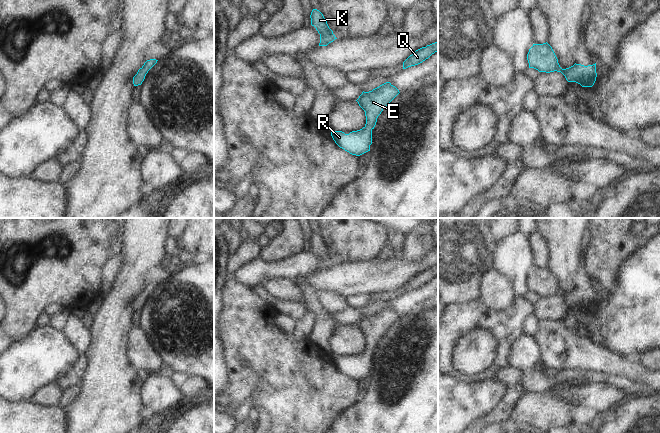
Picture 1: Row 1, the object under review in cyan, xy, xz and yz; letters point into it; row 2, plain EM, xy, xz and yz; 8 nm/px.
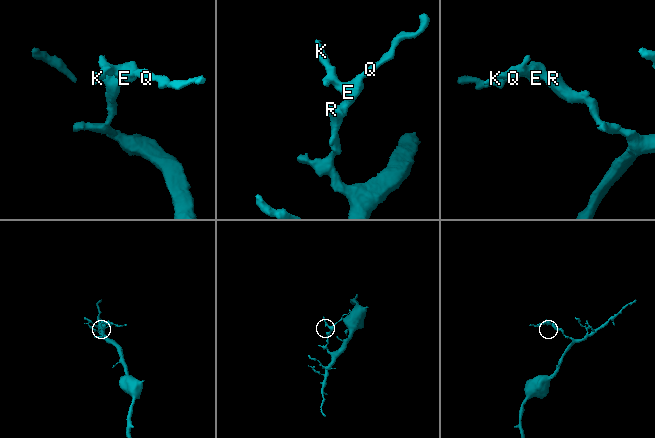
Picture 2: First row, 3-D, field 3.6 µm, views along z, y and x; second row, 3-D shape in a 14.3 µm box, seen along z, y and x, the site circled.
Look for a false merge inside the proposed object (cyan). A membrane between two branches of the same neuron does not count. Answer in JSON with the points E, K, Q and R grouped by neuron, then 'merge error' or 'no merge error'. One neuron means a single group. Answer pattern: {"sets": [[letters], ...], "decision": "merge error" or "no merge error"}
{"sets": [["E", "K", "Q", "R"]], "decision": "no merge error"}

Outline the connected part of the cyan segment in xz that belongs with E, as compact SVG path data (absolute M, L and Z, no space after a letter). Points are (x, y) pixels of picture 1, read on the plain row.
M386 306L369 316L362 316L356 324L365 335L366 348L357 355L345 358L342 355L331 354L335 367L352 379L360 380L370 375L372 354L383 333L399 318L399 314L390 306Z

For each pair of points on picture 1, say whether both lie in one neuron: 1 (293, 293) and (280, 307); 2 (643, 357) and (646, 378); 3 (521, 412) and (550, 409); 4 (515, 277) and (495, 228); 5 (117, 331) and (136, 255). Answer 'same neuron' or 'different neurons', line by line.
1: different neurons
2: different neurons
3: same neuron
4: different neurons
5: same neuron

